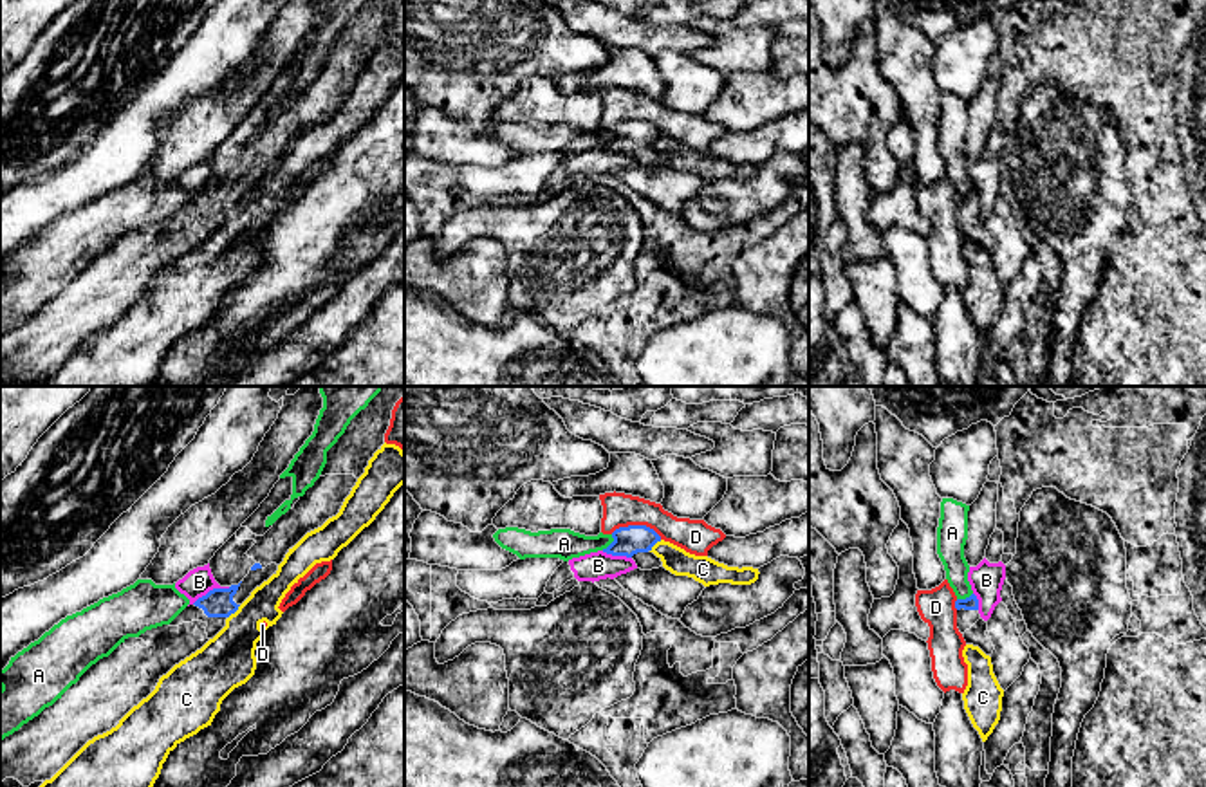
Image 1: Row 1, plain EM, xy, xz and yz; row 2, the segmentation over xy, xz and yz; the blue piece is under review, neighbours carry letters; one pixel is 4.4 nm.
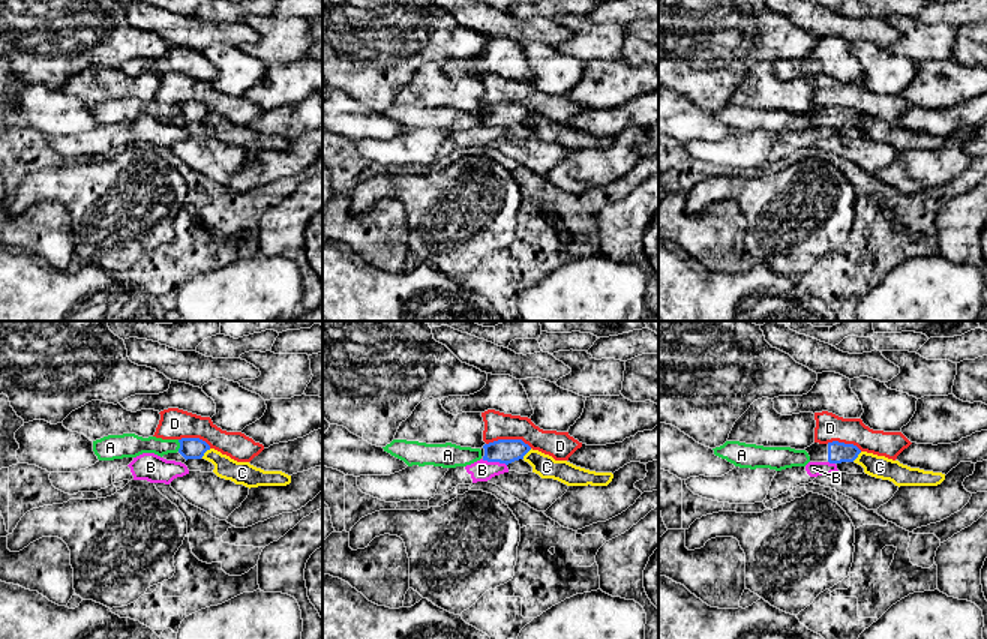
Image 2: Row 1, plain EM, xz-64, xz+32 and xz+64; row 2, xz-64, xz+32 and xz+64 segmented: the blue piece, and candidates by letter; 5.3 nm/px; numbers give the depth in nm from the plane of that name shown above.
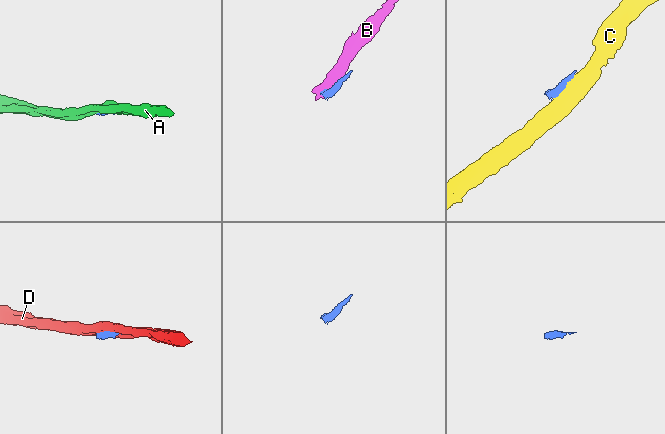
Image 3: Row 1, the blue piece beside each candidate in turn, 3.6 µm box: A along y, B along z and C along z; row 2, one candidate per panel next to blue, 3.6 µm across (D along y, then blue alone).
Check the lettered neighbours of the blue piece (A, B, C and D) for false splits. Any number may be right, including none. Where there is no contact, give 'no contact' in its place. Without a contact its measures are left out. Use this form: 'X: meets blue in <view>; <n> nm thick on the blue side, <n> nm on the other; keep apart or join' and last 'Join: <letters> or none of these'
A: meets blue in xz; 130 nm thick on the blue side, 140 nm on the other; keep apart
B: meets blue in xy; 130 nm thick on the blue side, 120 nm on the other; keep apart
C: meets blue in xy; 130 nm thick on the blue side, 240 nm on the other; keep apart
D: meets blue in xz; 130 nm thick on the blue side, 150 nm on the other; keep apart
Join: none of these

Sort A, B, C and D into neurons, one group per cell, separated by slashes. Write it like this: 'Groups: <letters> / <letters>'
Groups: A / B / C / D

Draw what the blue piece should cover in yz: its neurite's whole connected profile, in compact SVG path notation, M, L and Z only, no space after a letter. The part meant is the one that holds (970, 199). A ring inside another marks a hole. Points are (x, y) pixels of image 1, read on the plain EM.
M971 190L966 195L957 195L955 204L957 204L957 224L962 229L966 240L979 242L986 251L991 253L995 242L988 227L988 218L979 209L977 191Z

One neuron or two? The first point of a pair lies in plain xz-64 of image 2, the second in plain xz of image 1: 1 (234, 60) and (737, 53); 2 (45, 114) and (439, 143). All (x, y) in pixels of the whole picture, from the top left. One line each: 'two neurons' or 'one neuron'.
1: two neurons
2: one neuron

